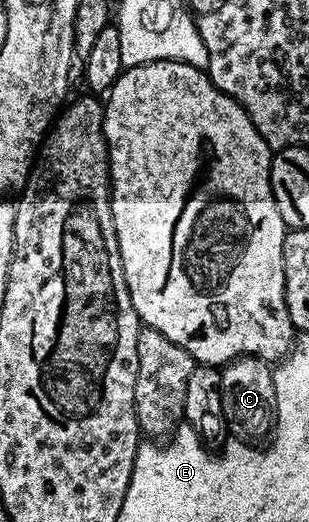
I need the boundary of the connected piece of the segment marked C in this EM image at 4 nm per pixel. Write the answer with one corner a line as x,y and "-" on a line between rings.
240,355
225,364
221,372
220,389
229,434
239,443
265,444
271,438
276,422
276,389
271,364
255,355

